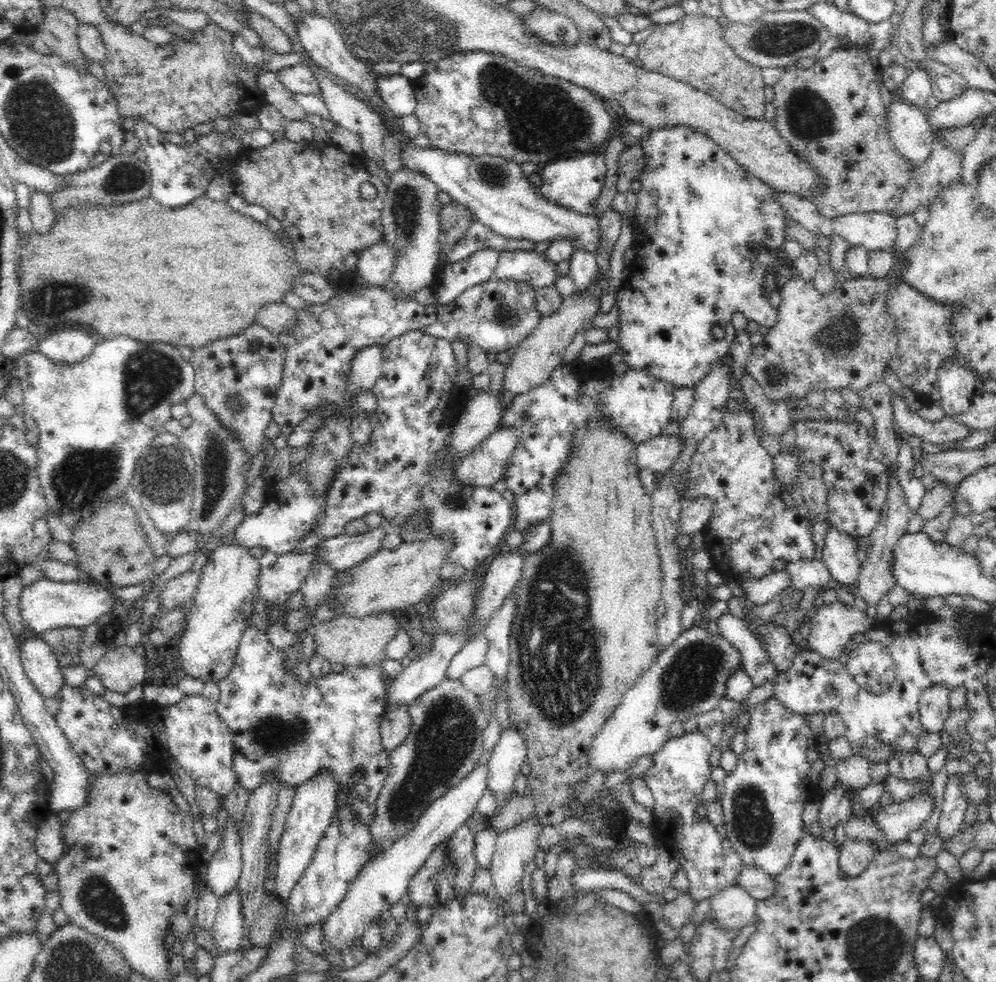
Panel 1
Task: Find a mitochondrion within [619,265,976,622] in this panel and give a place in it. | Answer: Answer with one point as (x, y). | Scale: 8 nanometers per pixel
(840, 335)

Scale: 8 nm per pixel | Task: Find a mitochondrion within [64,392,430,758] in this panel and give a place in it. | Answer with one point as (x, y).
(164, 476)

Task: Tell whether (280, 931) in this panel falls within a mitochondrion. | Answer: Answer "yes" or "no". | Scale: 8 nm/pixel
no

